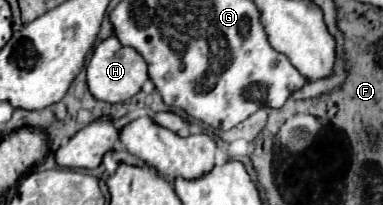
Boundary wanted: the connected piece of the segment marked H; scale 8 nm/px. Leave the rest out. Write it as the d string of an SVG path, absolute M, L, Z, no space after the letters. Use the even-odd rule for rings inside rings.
M114 34L94 46L92 56L86 64L86 84L96 100L124 102L134 94L138 94L146 80L148 80L146 62L140 58L140 54L136 54L136 50L122 46Z

